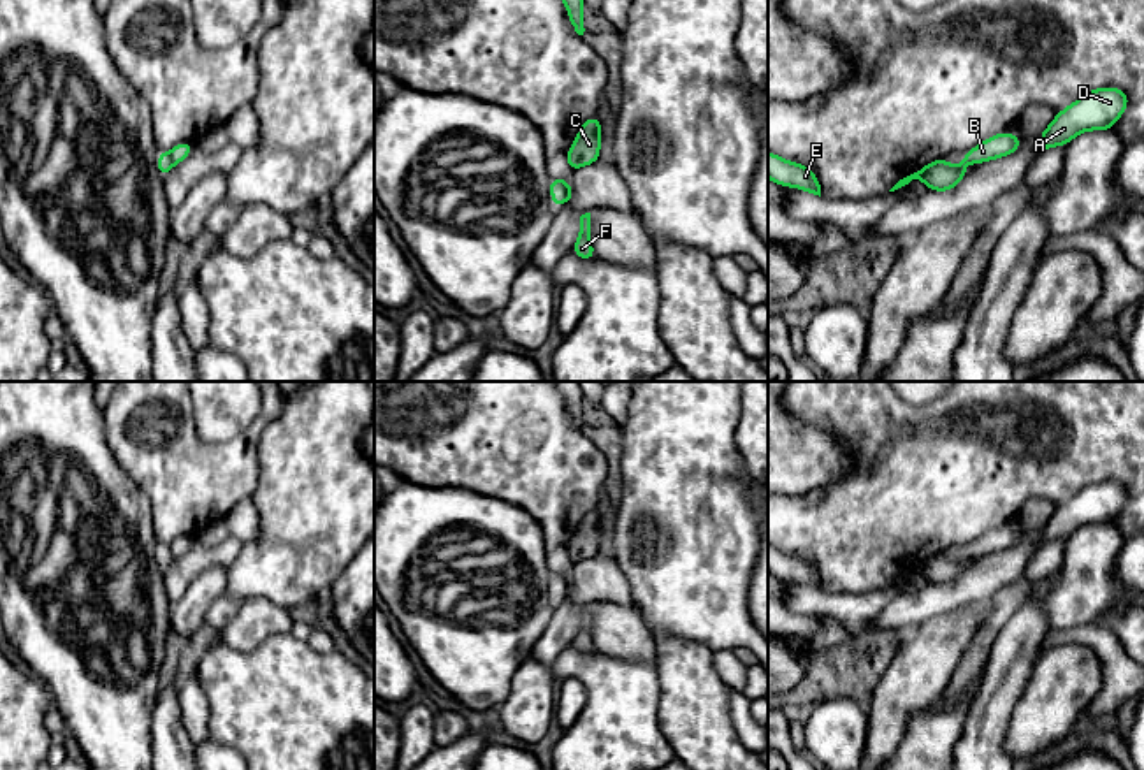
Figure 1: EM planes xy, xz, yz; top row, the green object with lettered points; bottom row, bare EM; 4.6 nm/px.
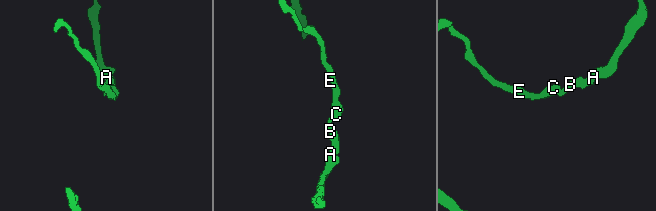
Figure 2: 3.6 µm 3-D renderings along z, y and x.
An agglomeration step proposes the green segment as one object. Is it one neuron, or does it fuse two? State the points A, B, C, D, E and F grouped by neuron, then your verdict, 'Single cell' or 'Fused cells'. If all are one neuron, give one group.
Groups: A B D F / C E. Fused cells

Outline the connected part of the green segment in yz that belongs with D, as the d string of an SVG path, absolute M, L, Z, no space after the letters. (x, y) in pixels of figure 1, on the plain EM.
M1098 482L1084 487L1072 499L1060 505L1042 526L1039 545L1068 538L1086 524L1109 524L1128 499L1128 490L1118 482Z

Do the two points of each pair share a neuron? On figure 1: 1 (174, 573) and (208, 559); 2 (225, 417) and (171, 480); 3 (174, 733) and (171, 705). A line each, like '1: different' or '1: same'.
1: same
2: different
3: same

